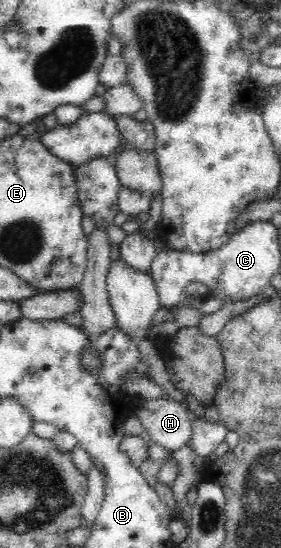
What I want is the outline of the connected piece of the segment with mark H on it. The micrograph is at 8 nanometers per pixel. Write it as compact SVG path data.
M168 397L163 400L140 400L134 415L139 417L153 442L172 453L187 445L192 435L193 414L180 402Z

